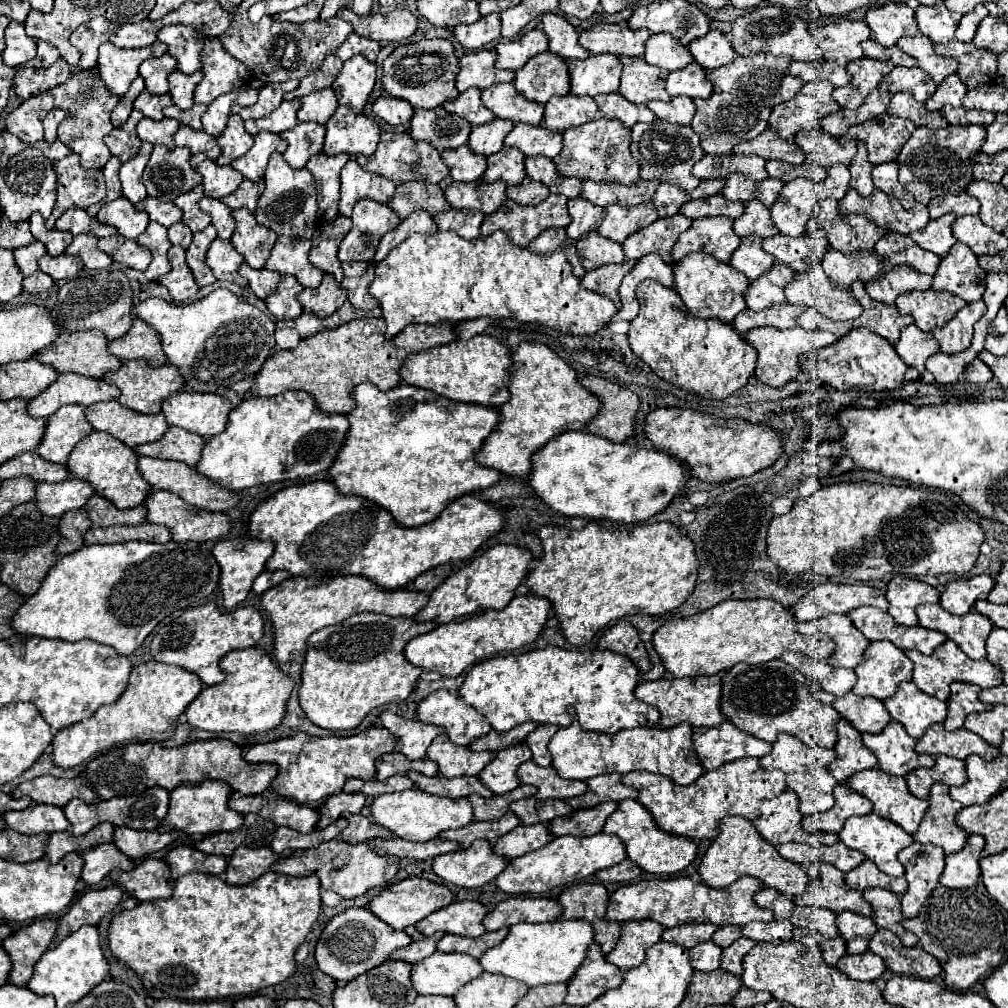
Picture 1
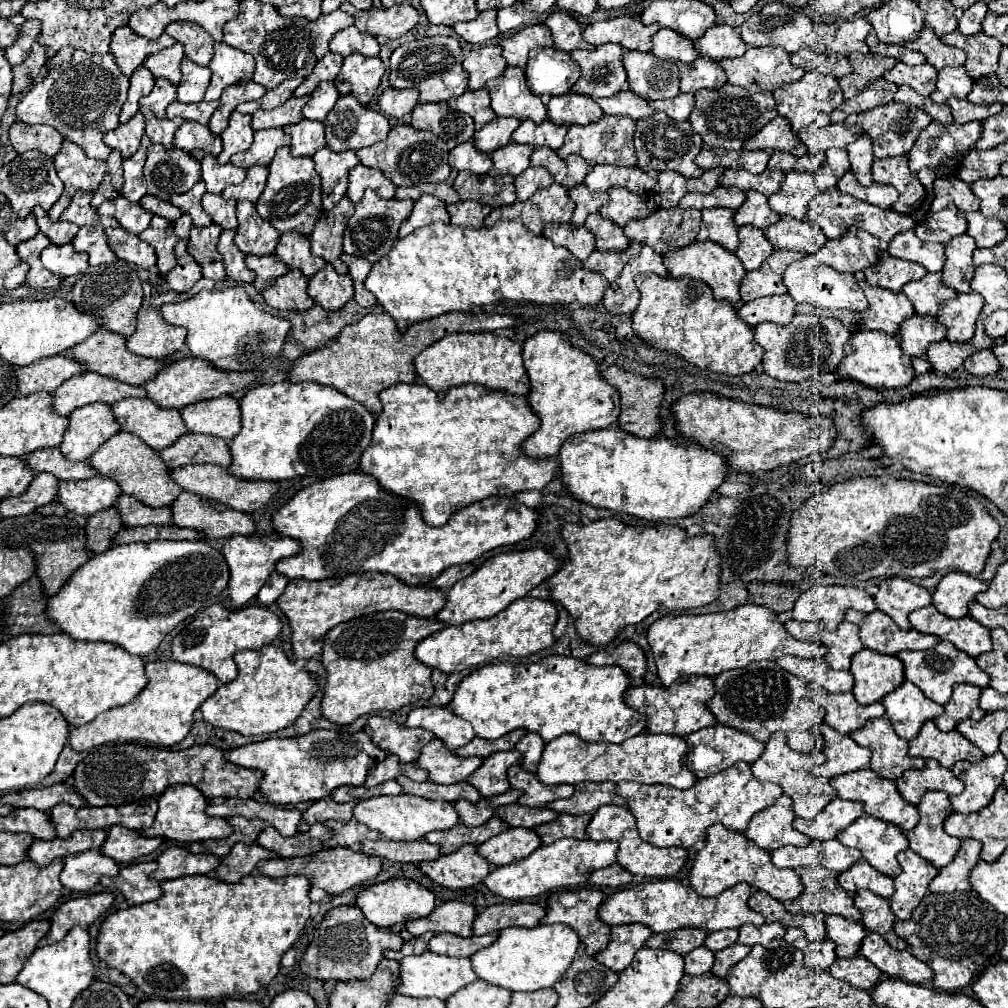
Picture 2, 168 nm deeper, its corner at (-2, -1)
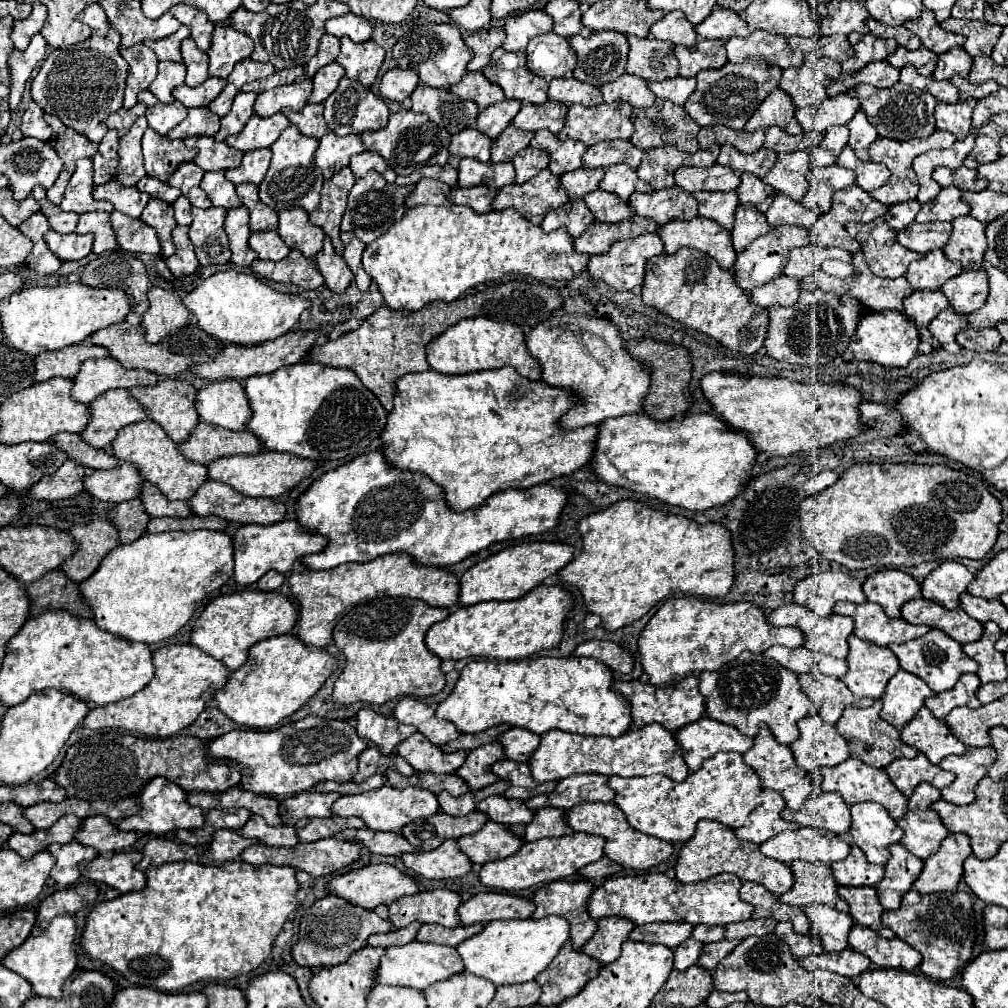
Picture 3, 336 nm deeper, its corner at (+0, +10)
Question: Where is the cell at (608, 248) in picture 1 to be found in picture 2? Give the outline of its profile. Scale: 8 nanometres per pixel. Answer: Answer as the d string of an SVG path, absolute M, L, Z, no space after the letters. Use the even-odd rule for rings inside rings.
M598 212L590 214L584 224L592 234L596 234L596 248L598 250L624 250L628 248L628 238L618 224L612 220L604 220Z

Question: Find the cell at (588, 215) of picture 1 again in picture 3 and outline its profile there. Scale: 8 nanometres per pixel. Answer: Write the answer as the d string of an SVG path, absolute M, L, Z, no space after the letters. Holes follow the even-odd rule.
M576 169L576 171L568 171L560 177L562 185L568 191L570 201L580 201L584 199L586 193L592 193L598 189L598 183L602 181L604 171L602 169Z

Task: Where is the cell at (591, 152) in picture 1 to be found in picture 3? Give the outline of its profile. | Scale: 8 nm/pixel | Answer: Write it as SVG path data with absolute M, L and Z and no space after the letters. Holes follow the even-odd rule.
M626 101L602 103L598 107L572 105L566 115L566 125L558 133L562 141L578 139L584 145L596 145L600 141L614 141L632 137L632 105Z

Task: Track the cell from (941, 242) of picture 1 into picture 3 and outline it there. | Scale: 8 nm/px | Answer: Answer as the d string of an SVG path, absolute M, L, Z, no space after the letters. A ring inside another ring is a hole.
M944 187L930 203L924 203L916 215L918 223L930 221L954 221L960 215L968 215L970 205L962 201L962 193L956 187Z

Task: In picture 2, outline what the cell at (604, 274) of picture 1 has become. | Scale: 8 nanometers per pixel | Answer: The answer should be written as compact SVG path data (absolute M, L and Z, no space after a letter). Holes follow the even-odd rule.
M630 242L624 252L596 252L596 250L594 250L594 252L588 256L588 260L584 260L582 264L584 264L584 268L590 268L590 270L594 270L594 272L604 274L604 278L610 282L610 286L612 286L612 288L618 288L616 280L618 280L622 268L624 268L624 264L626 264L632 256L636 256L636 252L640 252L640 248L642 248L640 242Z

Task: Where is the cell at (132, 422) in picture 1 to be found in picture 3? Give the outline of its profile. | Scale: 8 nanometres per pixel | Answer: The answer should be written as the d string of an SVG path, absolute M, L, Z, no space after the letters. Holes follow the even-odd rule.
M162 379L154 387L132 387L132 389L128 389L128 393L142 405L142 409L146 411L146 417L150 421L158 423L174 443L182 443L190 435L194 425L198 423L198 415L194 409L196 387L188 381Z

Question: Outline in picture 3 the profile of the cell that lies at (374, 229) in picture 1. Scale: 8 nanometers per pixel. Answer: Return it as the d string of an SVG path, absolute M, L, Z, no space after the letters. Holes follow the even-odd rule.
M368 173L366 177L358 179L348 195L348 207L342 217L340 231L354 233L364 245L370 245L378 237L382 237L394 223L398 223L404 215L404 199L408 193L412 193L414 185L398 187L394 183L384 181L380 173Z

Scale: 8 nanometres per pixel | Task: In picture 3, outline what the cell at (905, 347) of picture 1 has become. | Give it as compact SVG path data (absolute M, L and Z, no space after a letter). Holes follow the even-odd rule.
M914 291L904 301L904 315L920 329L928 327L938 313L948 309L948 301L940 291Z

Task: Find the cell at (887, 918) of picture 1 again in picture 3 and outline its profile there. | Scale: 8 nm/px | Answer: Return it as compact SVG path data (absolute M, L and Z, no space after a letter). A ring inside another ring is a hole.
M840 887L838 895L848 901L850 915L856 923L874 929L884 939L894 939L896 933L882 923L884 907L880 905L876 887Z

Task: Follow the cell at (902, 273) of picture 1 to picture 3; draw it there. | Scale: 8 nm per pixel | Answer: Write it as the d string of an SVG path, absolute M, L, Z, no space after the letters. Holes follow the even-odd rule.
M908 201L908 203L896 203L894 207L890 207L890 211L878 219L874 219L872 223L850 223L848 225L848 231L850 235L854 235L858 239L858 243L862 245L862 253L864 253L864 259L870 267L872 273L876 273L878 277L888 277L888 279L894 279L894 277L902 277L906 275L908 271L908 265L916 259L920 259L922 255L902 247L898 241L896 241L896 233L900 229L904 229L906 225L910 225L916 217L916 213L920 211L920 203L918 201Z

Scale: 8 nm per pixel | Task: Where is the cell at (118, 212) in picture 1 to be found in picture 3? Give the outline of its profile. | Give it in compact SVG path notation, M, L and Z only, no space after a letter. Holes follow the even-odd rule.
M118 179L108 181L106 185L94 187L94 199L104 199L114 205L116 211L122 211L134 219L138 219L148 205L150 197L136 187L124 187Z

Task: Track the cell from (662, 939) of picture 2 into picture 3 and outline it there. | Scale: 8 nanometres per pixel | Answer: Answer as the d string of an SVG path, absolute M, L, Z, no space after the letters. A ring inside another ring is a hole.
M650 923L650 925L638 925L630 933L632 941L644 941L644 943L660 943L670 949L686 941L692 933L694 925L690 923Z

